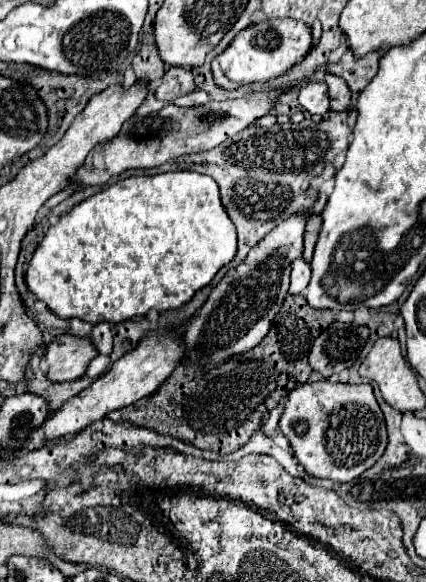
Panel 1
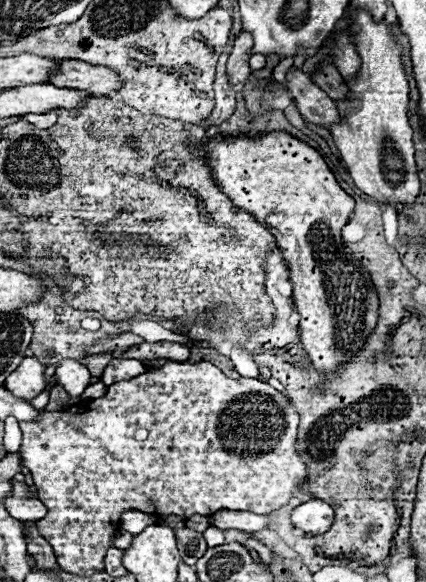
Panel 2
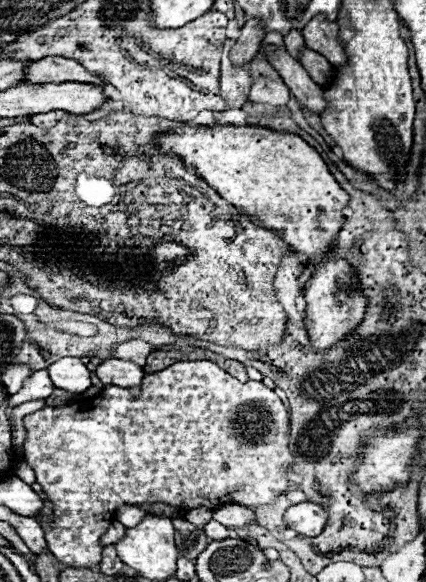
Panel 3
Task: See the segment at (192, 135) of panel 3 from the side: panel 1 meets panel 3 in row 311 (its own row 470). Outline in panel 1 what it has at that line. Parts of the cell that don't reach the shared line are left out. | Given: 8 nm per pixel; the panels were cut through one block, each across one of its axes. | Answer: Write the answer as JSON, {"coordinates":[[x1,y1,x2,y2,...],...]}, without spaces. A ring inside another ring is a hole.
{"coordinates":[[320,380,294,388,294,392,288,394,288,402,280,418,280,432,290,440,294,456,310,476,328,478,338,484,358,478,386,450,386,424,370,384,340,384,340,382]]}

